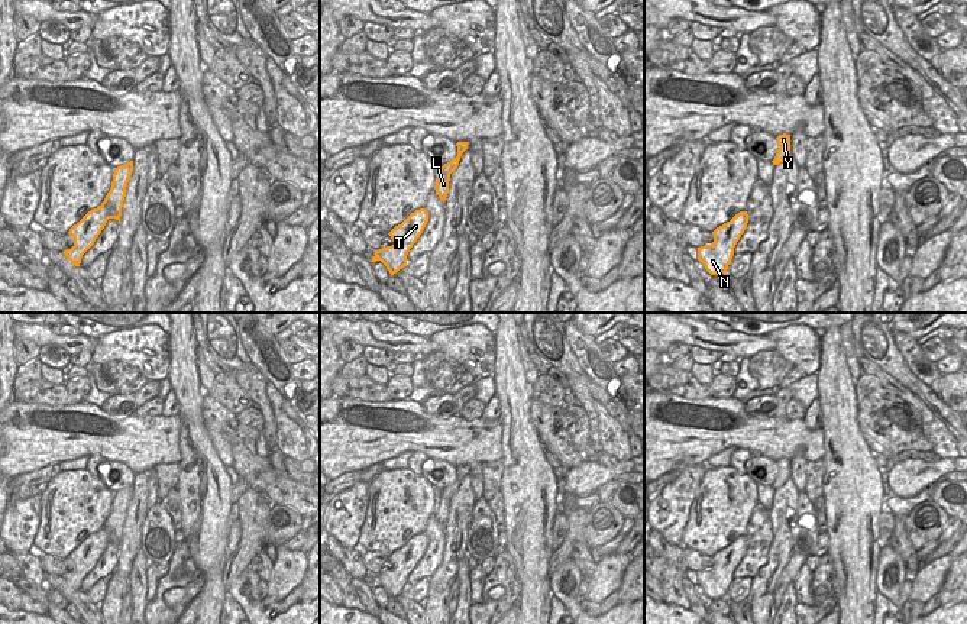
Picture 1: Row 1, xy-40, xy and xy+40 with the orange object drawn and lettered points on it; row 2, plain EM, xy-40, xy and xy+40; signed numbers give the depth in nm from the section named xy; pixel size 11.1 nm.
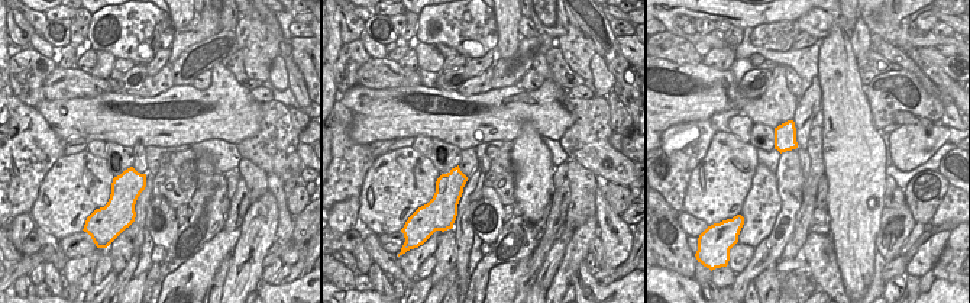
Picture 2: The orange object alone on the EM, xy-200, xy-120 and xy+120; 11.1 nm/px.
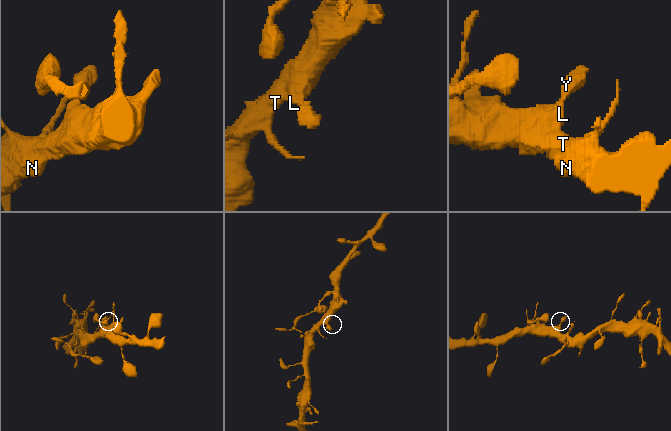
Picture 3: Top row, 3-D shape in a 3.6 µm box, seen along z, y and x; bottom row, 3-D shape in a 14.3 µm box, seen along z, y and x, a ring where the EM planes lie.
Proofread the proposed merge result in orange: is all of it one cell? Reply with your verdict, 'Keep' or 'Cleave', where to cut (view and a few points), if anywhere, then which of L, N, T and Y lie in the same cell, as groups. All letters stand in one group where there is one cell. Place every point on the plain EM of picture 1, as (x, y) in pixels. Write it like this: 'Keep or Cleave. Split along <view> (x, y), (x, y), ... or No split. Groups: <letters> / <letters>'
Keep. No split. Groups: L N T Y.

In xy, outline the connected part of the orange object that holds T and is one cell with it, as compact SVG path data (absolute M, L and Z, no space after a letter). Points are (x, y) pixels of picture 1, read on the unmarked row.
M426 533L415 534L401 549L395 550L388 559L394 569L375 575L371 586L381 585L391 599L407 589L407 579L417 566L428 546Z

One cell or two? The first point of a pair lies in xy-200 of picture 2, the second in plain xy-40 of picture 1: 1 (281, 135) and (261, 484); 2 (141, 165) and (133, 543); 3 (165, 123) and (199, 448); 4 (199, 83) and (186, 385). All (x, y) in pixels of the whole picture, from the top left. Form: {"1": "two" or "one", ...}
{"1": "two", "2": "one", "3": "two", "4": "two"}

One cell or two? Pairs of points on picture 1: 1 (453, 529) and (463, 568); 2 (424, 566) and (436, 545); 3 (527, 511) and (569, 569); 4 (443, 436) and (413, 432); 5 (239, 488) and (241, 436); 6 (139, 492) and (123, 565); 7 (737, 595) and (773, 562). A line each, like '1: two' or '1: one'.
1: two
2: one
3: two
4: one
5: two
6: one
7: two

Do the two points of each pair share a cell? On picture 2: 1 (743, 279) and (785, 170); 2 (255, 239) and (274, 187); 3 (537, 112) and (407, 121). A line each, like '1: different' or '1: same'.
1: same
2: different
3: same

